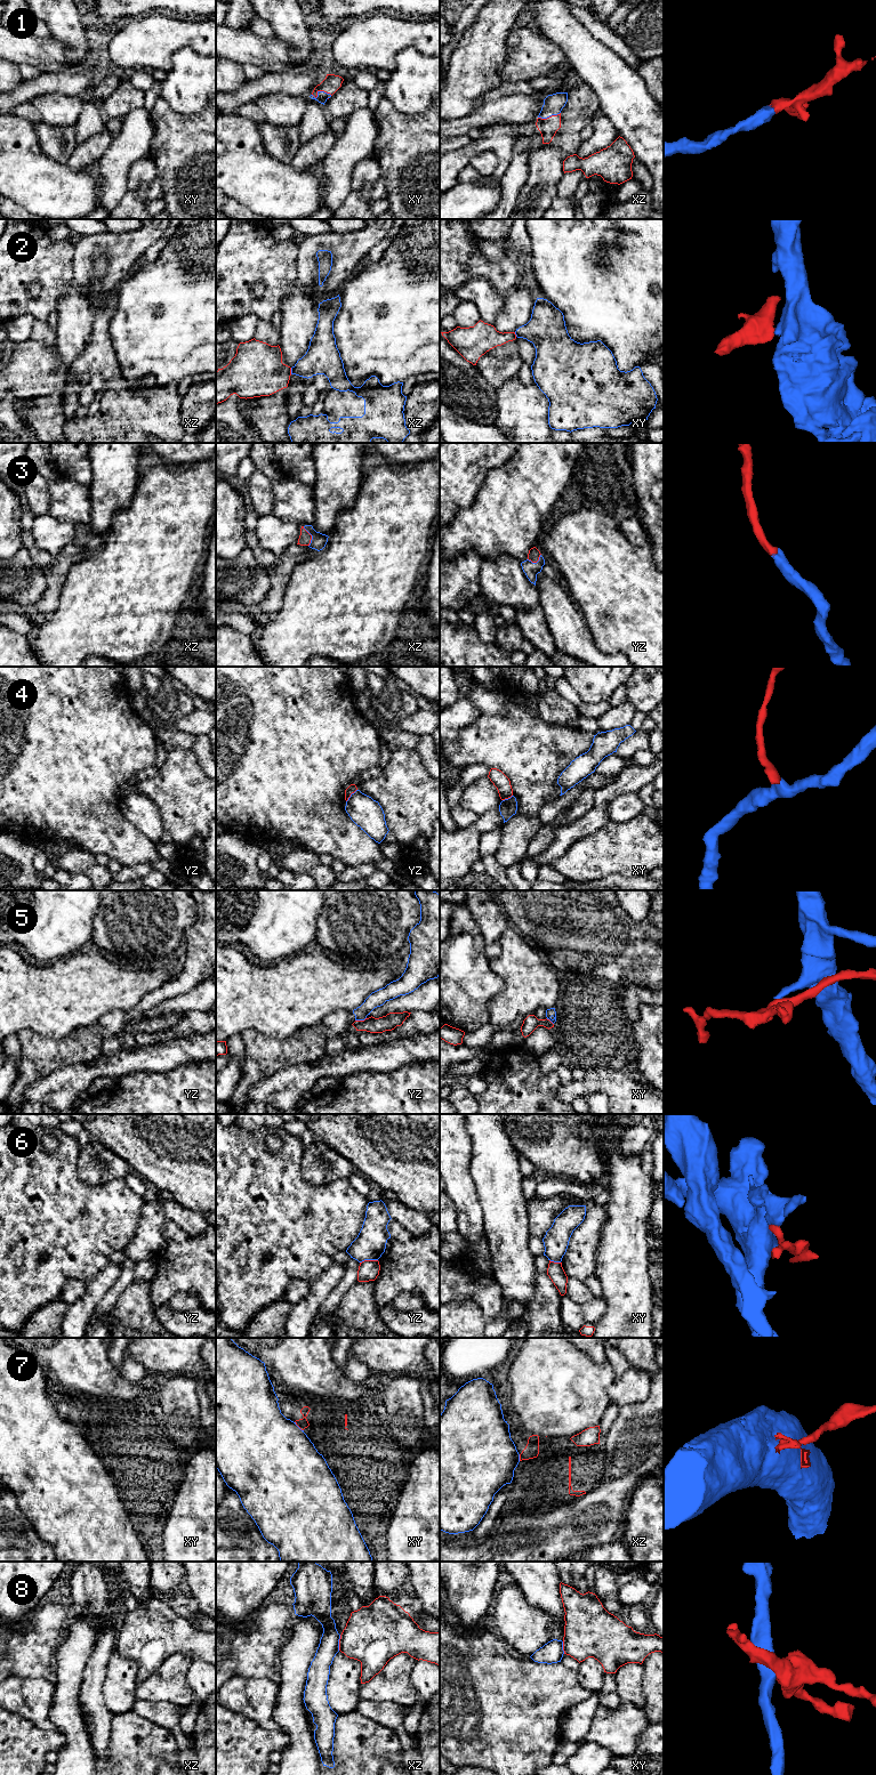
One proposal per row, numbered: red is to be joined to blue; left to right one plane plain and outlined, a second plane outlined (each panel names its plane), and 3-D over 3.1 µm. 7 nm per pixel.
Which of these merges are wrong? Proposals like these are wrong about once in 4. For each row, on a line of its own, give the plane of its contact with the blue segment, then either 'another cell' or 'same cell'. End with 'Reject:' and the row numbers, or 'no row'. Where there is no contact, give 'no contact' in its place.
1: meets blue in xy; same cell
2: meets blue in xz; another cell
3: meets blue in xz; same cell
4: meets blue in yz; another cell
5: meets blue in yz; another cell
6: meets blue in yz; another cell
7: meets blue in xy; another cell
8: meets blue in xz; another cell
Reject: 2, 4, 5, 6, 7, 8

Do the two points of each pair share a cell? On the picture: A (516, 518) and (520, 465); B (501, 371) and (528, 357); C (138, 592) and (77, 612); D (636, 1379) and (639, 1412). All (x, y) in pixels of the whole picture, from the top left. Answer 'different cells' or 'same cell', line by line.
A: same cell
B: different cells
C: same cell
D: different cells

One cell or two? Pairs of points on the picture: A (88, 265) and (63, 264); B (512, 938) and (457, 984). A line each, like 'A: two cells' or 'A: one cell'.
A: two cells
B: two cells

